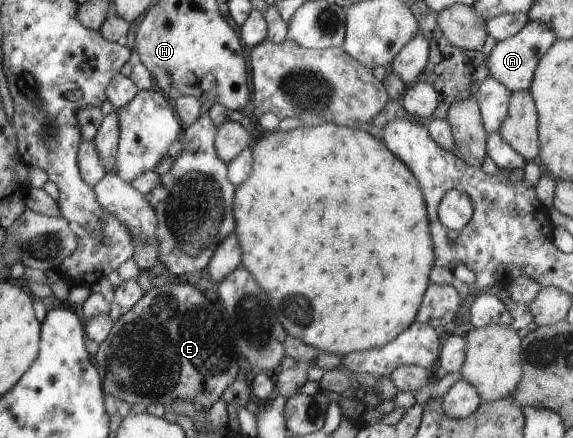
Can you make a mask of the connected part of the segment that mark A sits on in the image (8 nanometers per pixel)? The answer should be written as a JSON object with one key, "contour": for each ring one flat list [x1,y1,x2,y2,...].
{"contour":[[530,20,516,35,499,41,491,51,486,58,489,76,505,85,512,93,527,90,540,58,556,40,557,37,549,26]]}

